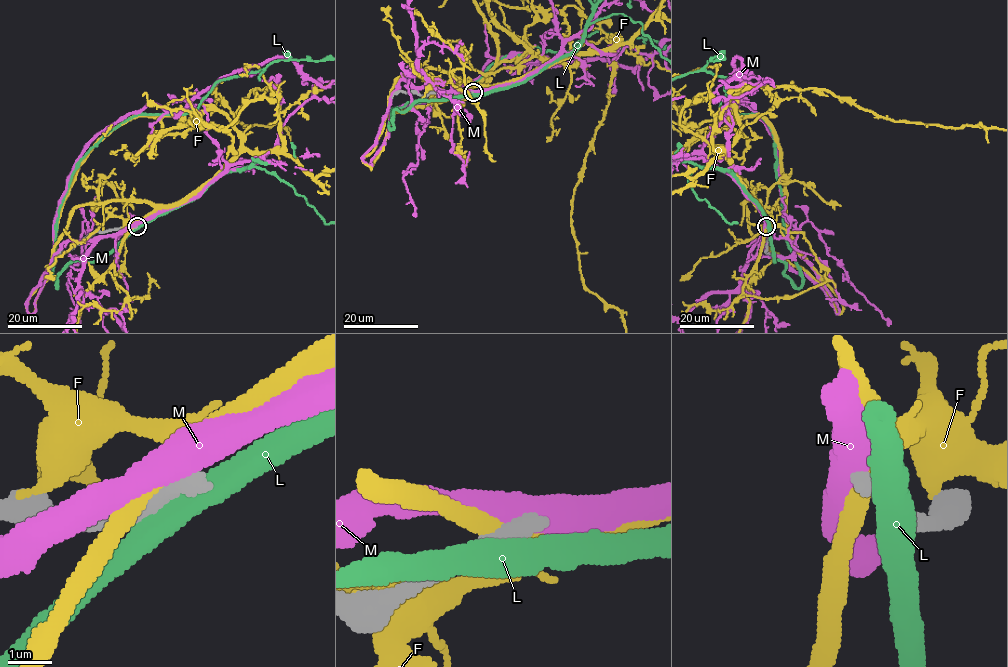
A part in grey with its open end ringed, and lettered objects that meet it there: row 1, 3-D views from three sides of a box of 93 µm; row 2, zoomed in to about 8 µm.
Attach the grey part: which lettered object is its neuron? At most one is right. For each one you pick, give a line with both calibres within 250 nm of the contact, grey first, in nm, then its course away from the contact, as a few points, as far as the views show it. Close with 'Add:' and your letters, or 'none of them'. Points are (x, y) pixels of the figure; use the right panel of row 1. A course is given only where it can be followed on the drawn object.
Add: none of them

